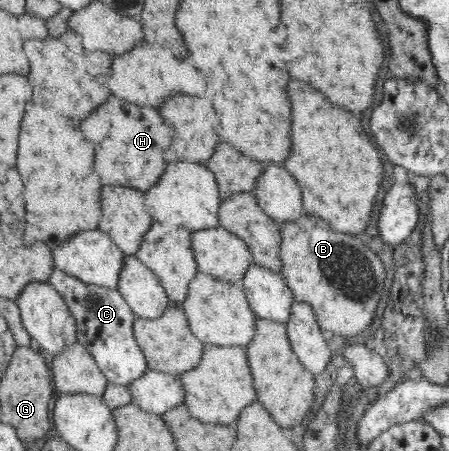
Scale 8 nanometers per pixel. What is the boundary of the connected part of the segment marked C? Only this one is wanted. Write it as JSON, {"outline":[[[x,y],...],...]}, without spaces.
{"outline":[[[52,268],[47,281],[64,300],[65,307],[73,318],[76,341],[92,354],[93,361],[108,382],[128,386],[138,376],[144,375],[147,363],[132,329],[136,316],[118,290],[84,283],[84,280],[56,268]]]}

